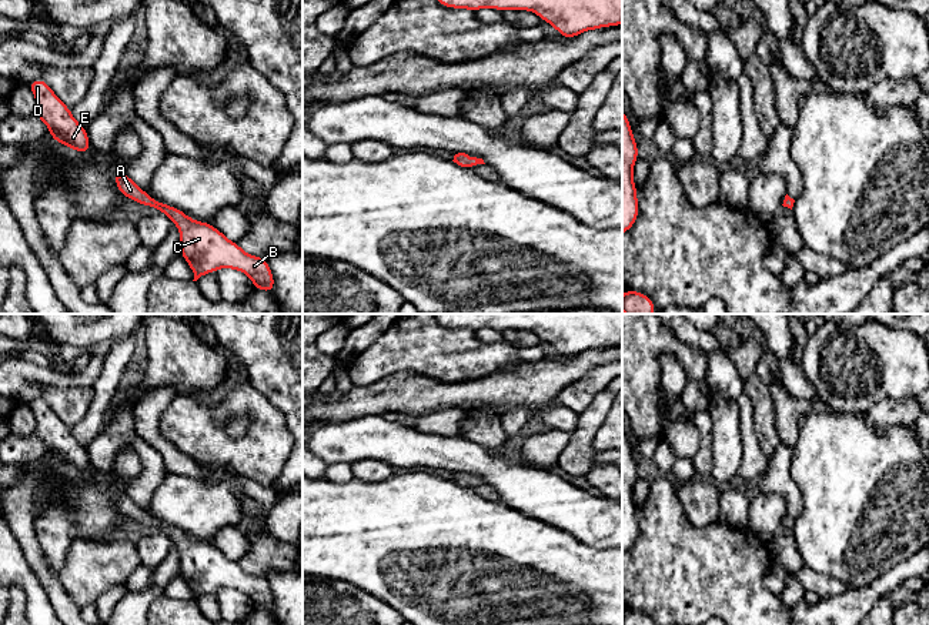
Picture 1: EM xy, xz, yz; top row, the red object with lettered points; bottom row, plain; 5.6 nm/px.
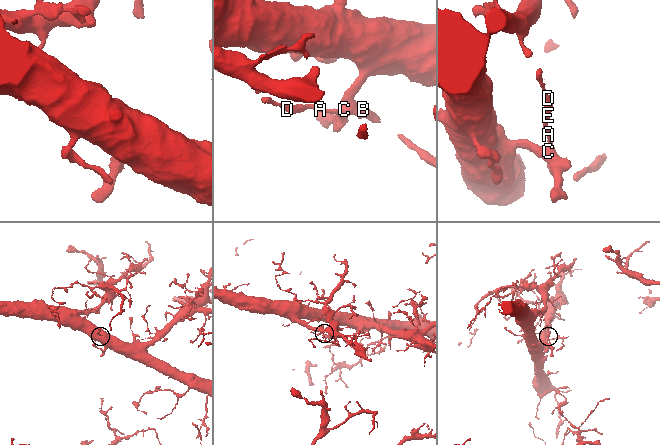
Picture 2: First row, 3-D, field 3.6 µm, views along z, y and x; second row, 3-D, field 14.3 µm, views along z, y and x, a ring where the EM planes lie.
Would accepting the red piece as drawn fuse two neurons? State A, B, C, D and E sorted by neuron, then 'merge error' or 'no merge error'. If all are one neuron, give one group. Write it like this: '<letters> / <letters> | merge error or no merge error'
A B C D E | no merge error

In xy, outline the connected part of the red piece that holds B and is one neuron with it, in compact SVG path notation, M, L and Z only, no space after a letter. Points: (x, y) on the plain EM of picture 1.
M116 491L113 499L121 515L141 525L156 528L178 547L180 574L188 582L194 594L193 601L197 601L201 595L215 592L218 588L231 588L247 594L253 601L254 609L264 609L274 614L274 595L264 576L244 572L238 562L230 561L214 545L196 541L181 529L154 519L126 492Z

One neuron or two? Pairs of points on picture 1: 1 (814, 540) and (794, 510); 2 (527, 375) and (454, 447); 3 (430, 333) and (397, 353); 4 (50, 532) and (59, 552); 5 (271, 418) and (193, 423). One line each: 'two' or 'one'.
1: two
2: two
3: one
4: one
5: one

